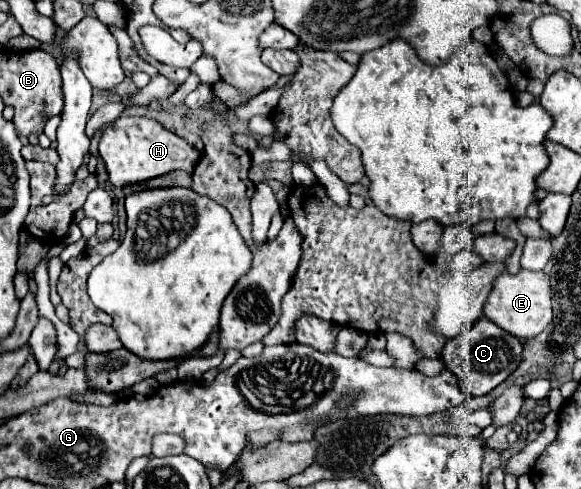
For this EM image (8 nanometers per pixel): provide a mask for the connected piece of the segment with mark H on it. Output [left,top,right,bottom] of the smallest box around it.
[98,117,200,187]

